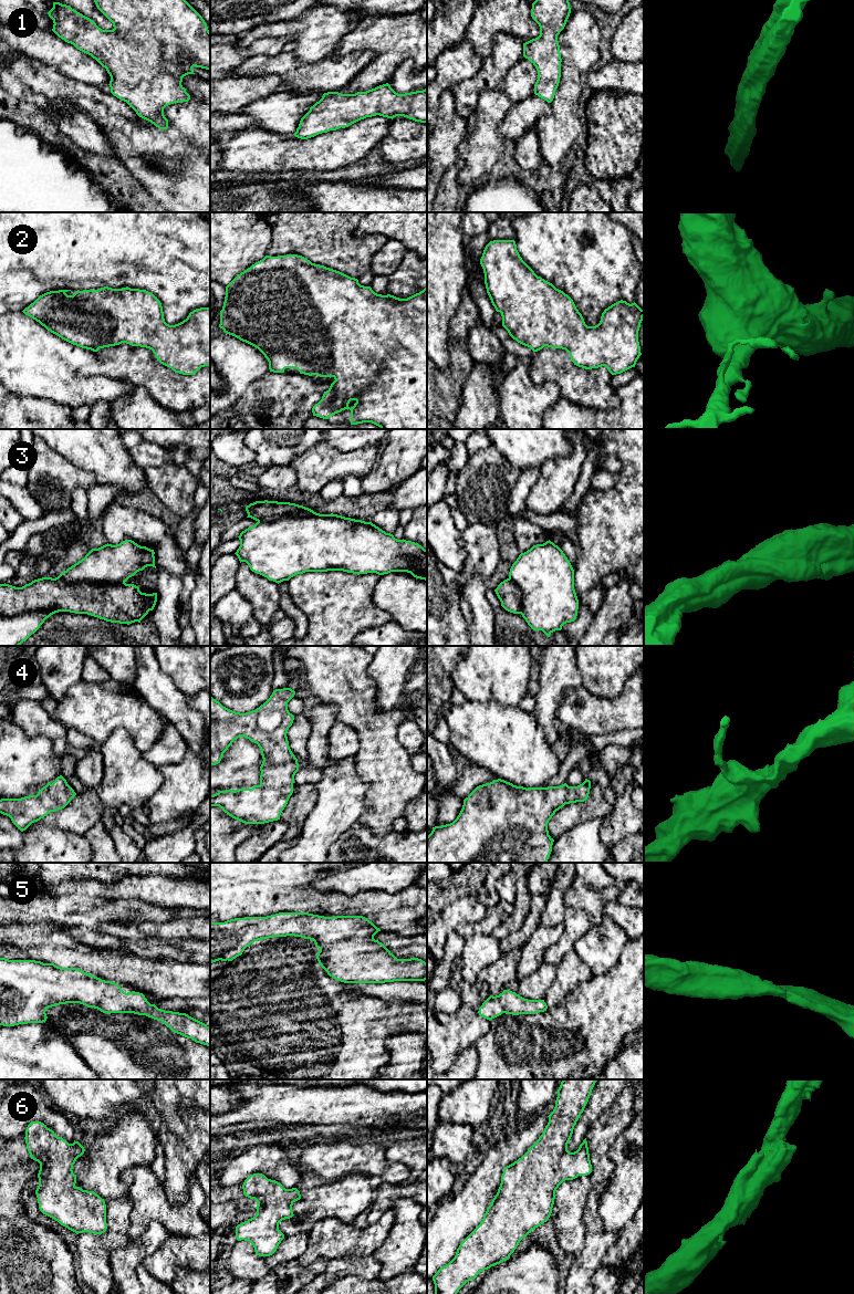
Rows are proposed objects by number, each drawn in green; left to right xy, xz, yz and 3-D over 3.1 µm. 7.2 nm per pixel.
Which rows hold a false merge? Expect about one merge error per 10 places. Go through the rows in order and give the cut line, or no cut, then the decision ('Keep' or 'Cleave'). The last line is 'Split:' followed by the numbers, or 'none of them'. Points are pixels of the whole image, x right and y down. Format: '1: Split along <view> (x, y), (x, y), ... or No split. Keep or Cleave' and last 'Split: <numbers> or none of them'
1: No split. Keep
2: No split. Keep
3: No split. Keep
4: No split. Keep
5: No split. Keep
6: No split. Keep
Split: none of them

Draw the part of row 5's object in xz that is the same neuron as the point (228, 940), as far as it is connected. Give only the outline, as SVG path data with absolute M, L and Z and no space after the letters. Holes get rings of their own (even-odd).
M279 912L267 917L235 918L225 922L210 922L210 964L216 961L232 961L241 956L254 941L273 937L294 936L313 940L320 949L316 954L321 966L330 977L344 983L385 983L394 981L427 980L427 963L418 958L397 959L382 942L374 939L381 931L372 921L363 916L324 917L309 912Z

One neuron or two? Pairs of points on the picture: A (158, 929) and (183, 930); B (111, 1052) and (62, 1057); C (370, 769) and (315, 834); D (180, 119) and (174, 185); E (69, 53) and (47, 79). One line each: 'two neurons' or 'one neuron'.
A: one neuron
B: two neurons
C: two neurons
D: one neuron
E: two neurons

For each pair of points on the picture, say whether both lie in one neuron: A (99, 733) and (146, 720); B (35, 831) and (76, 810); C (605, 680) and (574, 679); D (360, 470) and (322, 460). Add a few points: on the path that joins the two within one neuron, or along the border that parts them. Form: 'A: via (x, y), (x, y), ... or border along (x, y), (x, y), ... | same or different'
A: via (111, 721), (134, 720) | same
B: border along (40, 820), (73, 833) | different
C: border along (575, 657), (582, 685) | different
D: via (351, 463), (331, 463) | same

